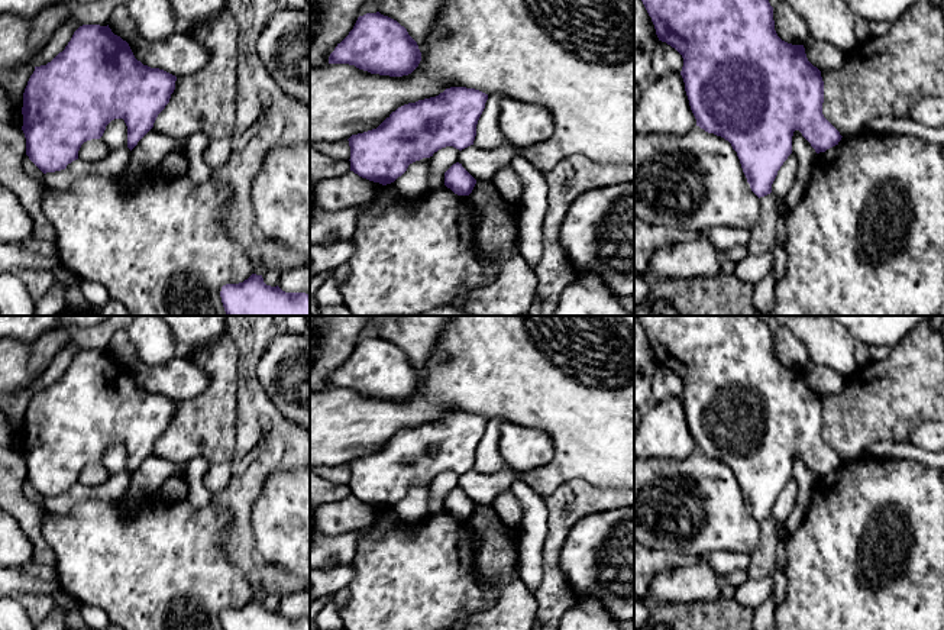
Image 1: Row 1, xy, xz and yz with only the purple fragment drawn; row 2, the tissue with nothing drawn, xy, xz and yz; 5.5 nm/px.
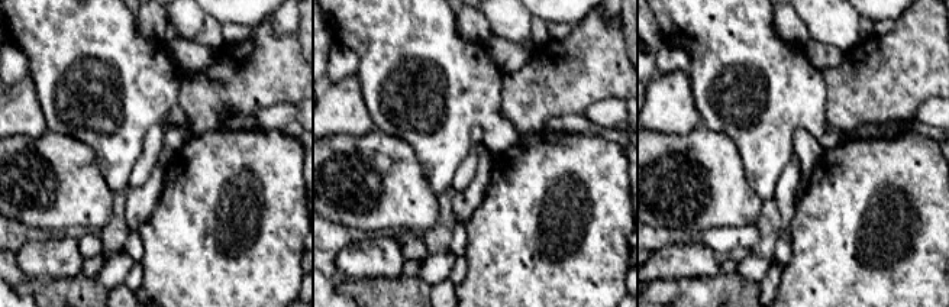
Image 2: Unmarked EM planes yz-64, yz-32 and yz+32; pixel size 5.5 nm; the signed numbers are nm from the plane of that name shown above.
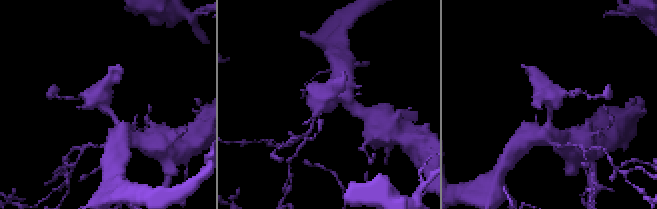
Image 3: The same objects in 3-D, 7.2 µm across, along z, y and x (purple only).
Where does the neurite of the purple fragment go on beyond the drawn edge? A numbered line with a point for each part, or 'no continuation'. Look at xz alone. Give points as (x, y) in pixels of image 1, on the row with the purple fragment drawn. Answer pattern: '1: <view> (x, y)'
no continuation

